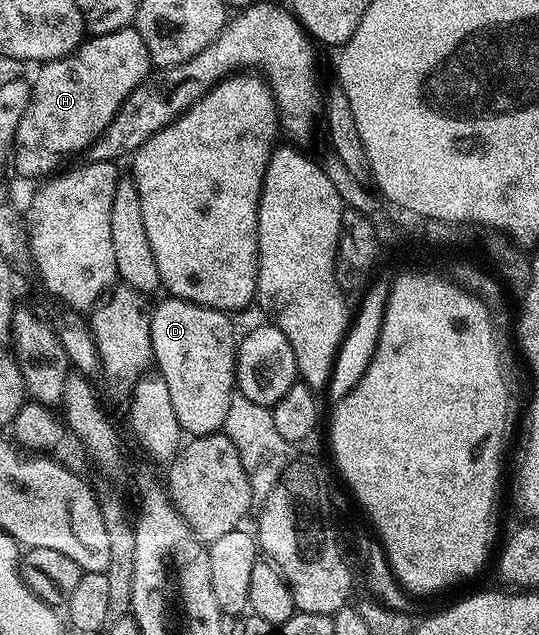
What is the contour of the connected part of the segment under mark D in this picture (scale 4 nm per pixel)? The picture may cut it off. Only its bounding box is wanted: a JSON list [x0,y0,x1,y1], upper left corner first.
[151,297,238,437]

